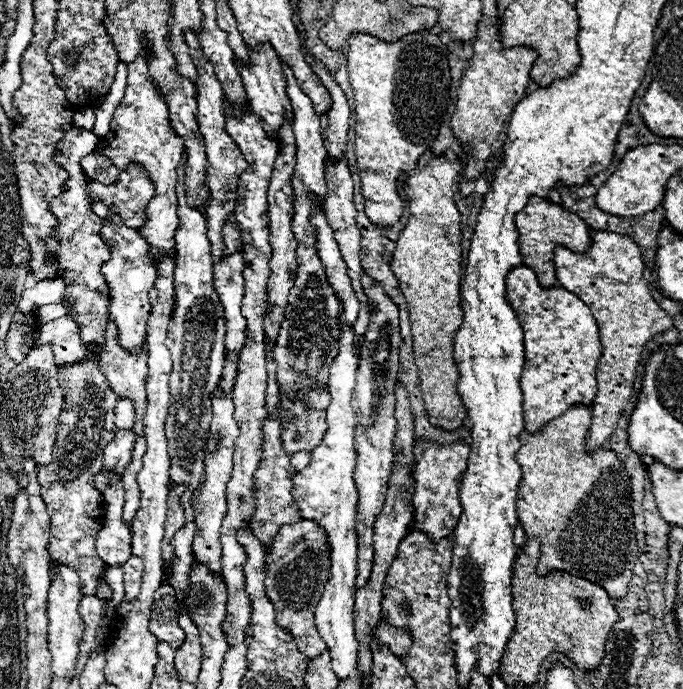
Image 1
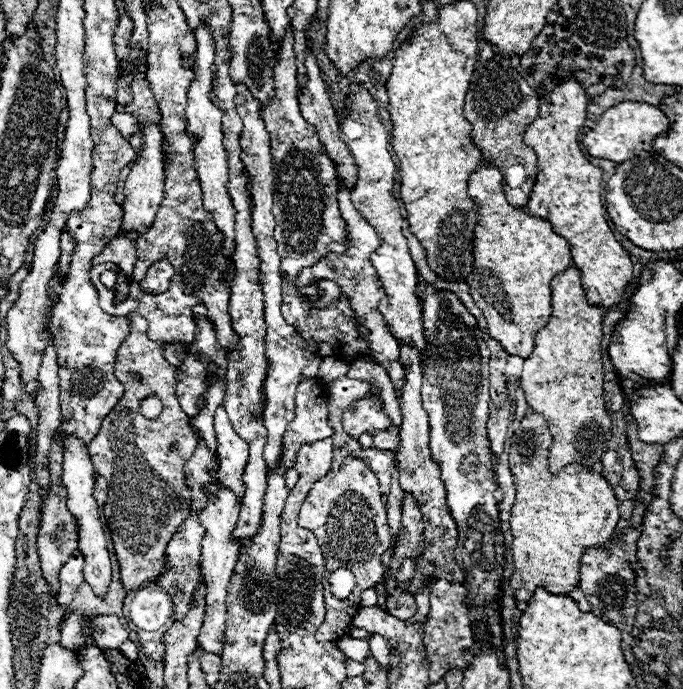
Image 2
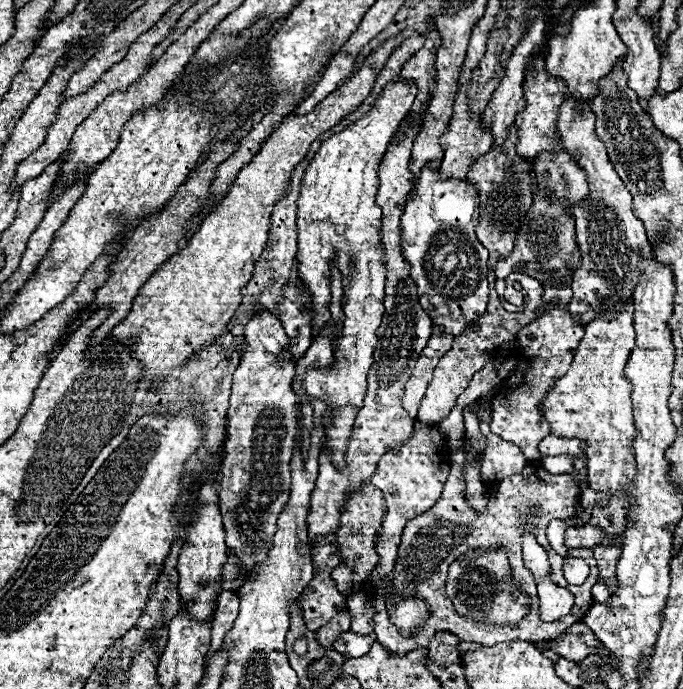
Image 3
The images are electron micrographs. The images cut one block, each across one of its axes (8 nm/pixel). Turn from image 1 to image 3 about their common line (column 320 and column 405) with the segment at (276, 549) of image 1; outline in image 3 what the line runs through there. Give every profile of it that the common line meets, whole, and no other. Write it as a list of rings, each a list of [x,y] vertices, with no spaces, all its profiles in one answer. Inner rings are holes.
[[[458,440],[452,456],[450,456],[450,476],[444,484],[444,492],[438,498],[438,502],[424,514],[420,514],[418,518],[414,518],[402,534],[402,542],[398,548],[398,558],[396,558],[396,568],[392,574],[392,588],[396,590],[396,594],[400,596],[418,596],[424,602],[430,604],[432,608],[432,616],[426,620],[424,630],[416,632],[410,638],[404,638],[398,634],[398,630],[394,628],[394,624],[390,624],[388,618],[388,610],[386,610],[386,602],[380,594],[376,594],[374,590],[370,592],[370,596],[374,598],[374,606],[376,606],[376,616],[372,620],[374,628],[376,628],[376,636],[380,640],[382,646],[390,648],[392,654],[406,654],[408,650],[414,648],[428,648],[430,638],[438,632],[438,630],[450,630],[456,636],[460,636],[464,642],[478,642],[484,646],[494,646],[500,642],[510,642],[510,640],[528,640],[528,642],[540,642],[540,640],[552,640],[558,634],[562,634],[566,628],[570,628],[572,624],[580,622],[586,612],[590,610],[592,604],[592,586],[596,584],[596,576],[598,576],[598,568],[594,562],[594,556],[589,548],[568,549],[568,557],[579,557],[586,560],[586,564],[590,566],[590,574],[588,580],[580,586],[574,586],[570,582],[564,580],[564,562],[565,558],[556,554],[546,540],[546,526],[550,520],[554,518],[562,518],[562,520],[570,520],[572,516],[576,516],[582,524],[588,522],[590,518],[590,508],[582,506],[582,494],[578,488],[578,482],[574,482],[574,478],[570,474],[550,474],[548,470],[542,468],[540,460],[528,460],[526,466],[522,468],[520,474],[512,474],[508,478],[504,478],[490,496],[488,506],[482,512],[476,512],[466,496],[464,496],[464,464],[465,449],[464,440]],[[540,506],[540,514],[532,516],[532,510]],[[530,510],[530,514],[528,514]],[[526,530],[532,530],[536,540],[544,546],[548,558],[550,558],[550,568],[552,568],[552,576],[550,580],[562,588],[568,588],[574,594],[574,608],[568,616],[556,620],[556,622],[542,622],[536,614],[536,604],[538,604],[538,592],[536,592],[536,582],[534,576],[530,574],[530,570],[524,566],[522,560],[522,534]],[[498,546],[502,546],[502,550],[506,550],[508,554],[508,564],[512,568],[512,580],[518,584],[518,588],[522,590],[522,594],[530,594],[532,604],[530,604],[530,612],[514,626],[500,626],[500,624],[482,624],[476,622],[472,618],[460,616],[452,602],[448,600],[444,586],[446,586],[446,576],[448,576],[448,568],[450,564],[466,554],[468,550],[496,550]],[[416,592],[416,594],[414,594]]]

